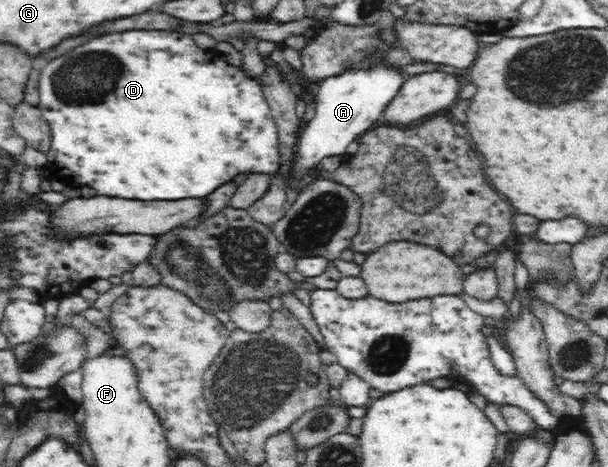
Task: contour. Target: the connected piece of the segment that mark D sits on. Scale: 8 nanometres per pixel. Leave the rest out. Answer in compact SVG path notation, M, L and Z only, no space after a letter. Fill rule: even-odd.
M124 31L112 33L98 39L92 39L68 55L51 59L40 72L39 103L36 105L42 117L49 123L51 131L51 146L45 153L47 166L66 183L86 185L96 189L100 195L108 197L124 197L124 199L184 199L184 197L206 197L216 187L224 185L237 175L263 174L277 177L281 166L279 150L279 135L271 114L269 103L266 101L262 84L256 78L247 77L241 67L234 67L222 61L212 59L210 53L200 49L192 37L174 31Z

